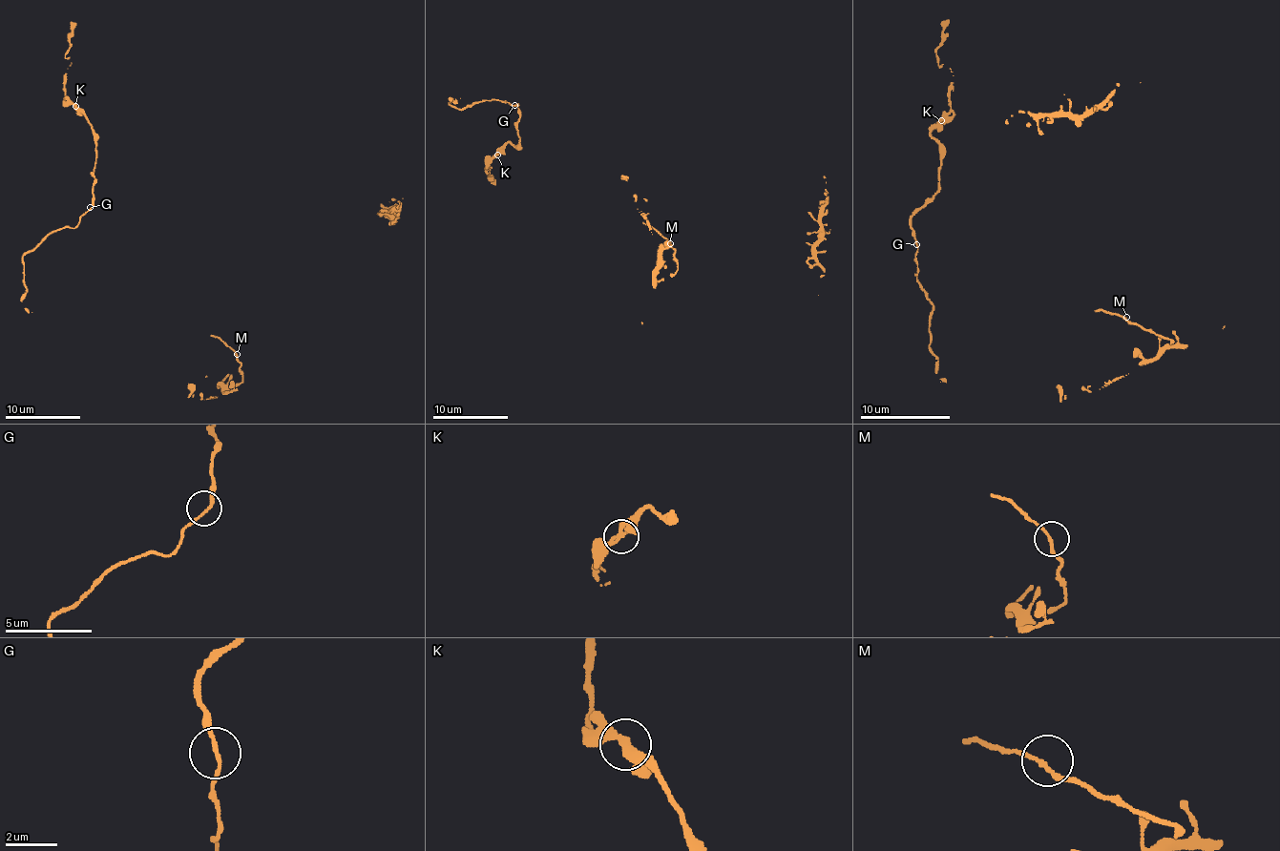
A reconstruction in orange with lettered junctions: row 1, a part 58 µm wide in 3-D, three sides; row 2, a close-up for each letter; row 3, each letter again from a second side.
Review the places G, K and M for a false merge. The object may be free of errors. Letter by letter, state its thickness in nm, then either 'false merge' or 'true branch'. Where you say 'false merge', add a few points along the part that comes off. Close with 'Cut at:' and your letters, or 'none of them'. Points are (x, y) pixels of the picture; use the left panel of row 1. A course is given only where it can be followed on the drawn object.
G: 140 nm thick; true branch
K: 280 nm thick; true branch
M: 160 nm thick; true branch
Cut at: none of them

